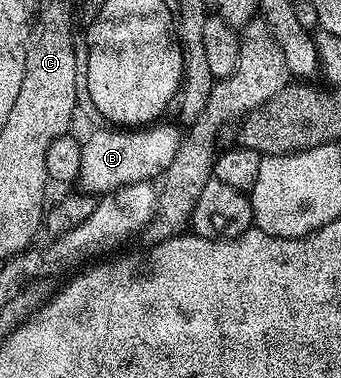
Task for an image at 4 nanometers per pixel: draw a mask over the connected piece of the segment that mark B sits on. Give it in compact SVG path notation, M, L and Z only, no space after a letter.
M156 122L135 130L108 130L96 132L82 144L82 162L78 173L78 184L83 191L93 194L113 192L122 186L146 184L163 177L164 171L174 162L182 132L175 123Z

